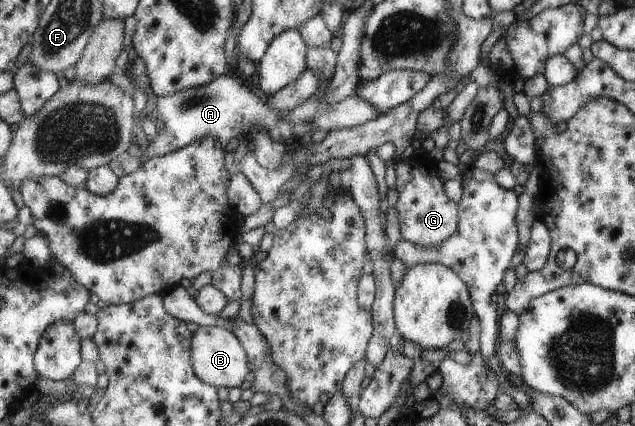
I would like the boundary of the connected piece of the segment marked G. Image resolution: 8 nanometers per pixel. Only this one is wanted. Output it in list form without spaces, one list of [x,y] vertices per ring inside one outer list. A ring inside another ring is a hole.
[[[427,155],[399,159],[395,162],[395,189],[398,193],[394,210],[397,212],[398,226],[403,240],[420,246],[438,246],[449,238],[458,225],[458,209],[441,189],[441,179],[437,175],[436,162]]]

